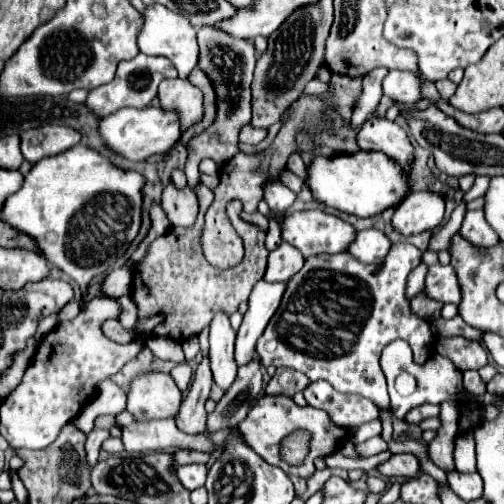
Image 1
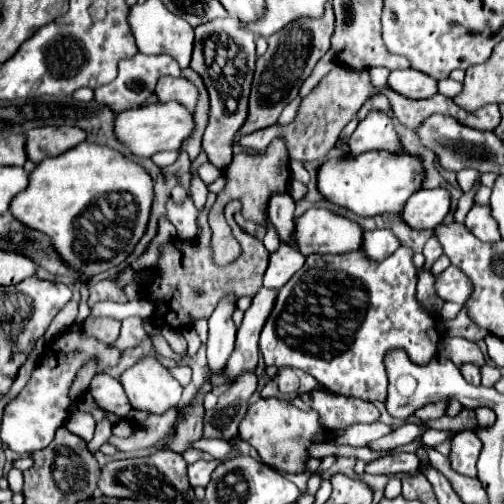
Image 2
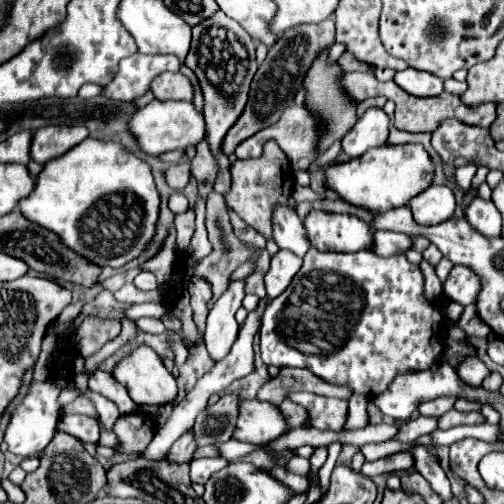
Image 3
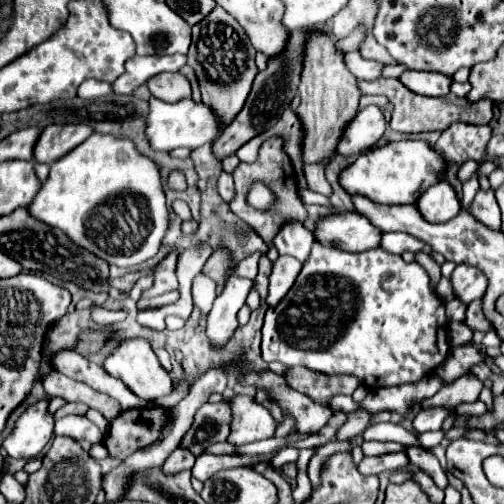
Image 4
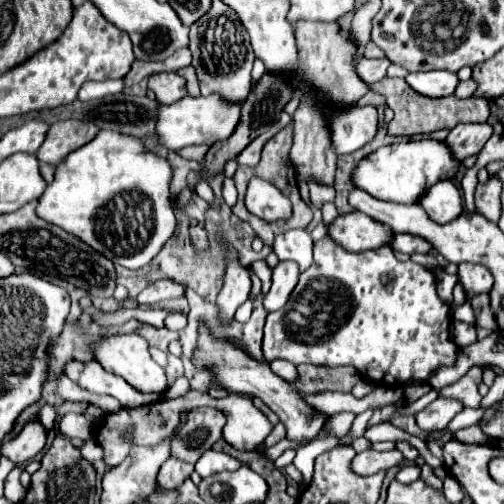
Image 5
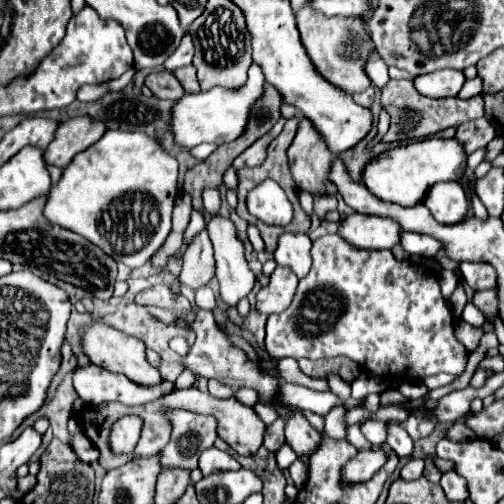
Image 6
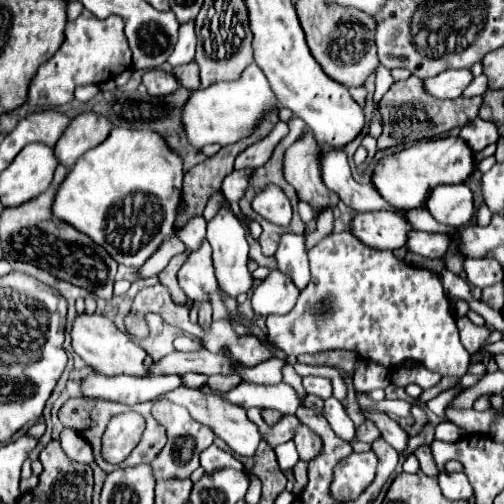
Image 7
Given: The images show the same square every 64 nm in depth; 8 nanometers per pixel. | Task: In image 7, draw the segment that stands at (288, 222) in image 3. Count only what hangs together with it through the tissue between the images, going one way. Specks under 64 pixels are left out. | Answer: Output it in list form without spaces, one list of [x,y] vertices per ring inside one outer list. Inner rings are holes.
[[[284,234],[276,252],[276,262],[278,262],[278,270],[288,274],[300,290],[306,288],[310,280],[310,268],[308,268],[304,236]]]

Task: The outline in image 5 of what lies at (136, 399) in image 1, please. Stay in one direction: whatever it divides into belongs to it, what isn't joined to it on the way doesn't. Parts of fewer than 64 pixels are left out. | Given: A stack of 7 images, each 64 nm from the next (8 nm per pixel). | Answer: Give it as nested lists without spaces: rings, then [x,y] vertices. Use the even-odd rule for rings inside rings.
[[[114,334],[114,336],[100,338],[94,346],[94,360],[100,362],[108,372],[122,376],[128,384],[132,384],[140,392],[158,392],[158,394],[162,394],[164,390],[168,390],[164,368],[160,368],[150,358],[148,342],[138,334]]]

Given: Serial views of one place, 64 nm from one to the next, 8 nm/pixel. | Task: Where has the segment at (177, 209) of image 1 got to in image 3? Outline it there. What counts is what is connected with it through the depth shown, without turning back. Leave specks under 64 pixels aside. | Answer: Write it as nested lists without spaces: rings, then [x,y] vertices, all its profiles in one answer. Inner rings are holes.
[[[189,208],[185,213],[175,215],[174,224],[177,231],[176,242],[182,250],[186,250],[195,231],[194,210]]]

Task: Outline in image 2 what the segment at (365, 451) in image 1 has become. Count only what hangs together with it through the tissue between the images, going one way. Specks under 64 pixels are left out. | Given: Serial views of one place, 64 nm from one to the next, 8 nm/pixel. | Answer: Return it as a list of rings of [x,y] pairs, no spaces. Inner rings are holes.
[[[406,422],[404,426],[396,428],[394,432],[390,432],[388,436],[376,440],[370,444],[370,448],[378,448],[378,450],[394,450],[398,446],[404,446],[404,444],[410,444],[412,440],[420,438],[424,432],[428,430],[428,426],[424,424],[414,424],[414,422]]]

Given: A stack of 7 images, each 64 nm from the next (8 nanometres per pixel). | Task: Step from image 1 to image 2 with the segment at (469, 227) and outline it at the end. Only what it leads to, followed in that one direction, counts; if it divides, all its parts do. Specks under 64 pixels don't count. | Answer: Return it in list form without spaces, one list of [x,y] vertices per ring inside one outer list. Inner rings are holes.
[[[474,204],[466,216],[466,226],[468,230],[484,240],[484,242],[496,242],[500,240],[500,232],[496,228],[496,220],[492,220],[492,214],[490,214],[490,208],[488,206],[482,206],[482,204]]]

